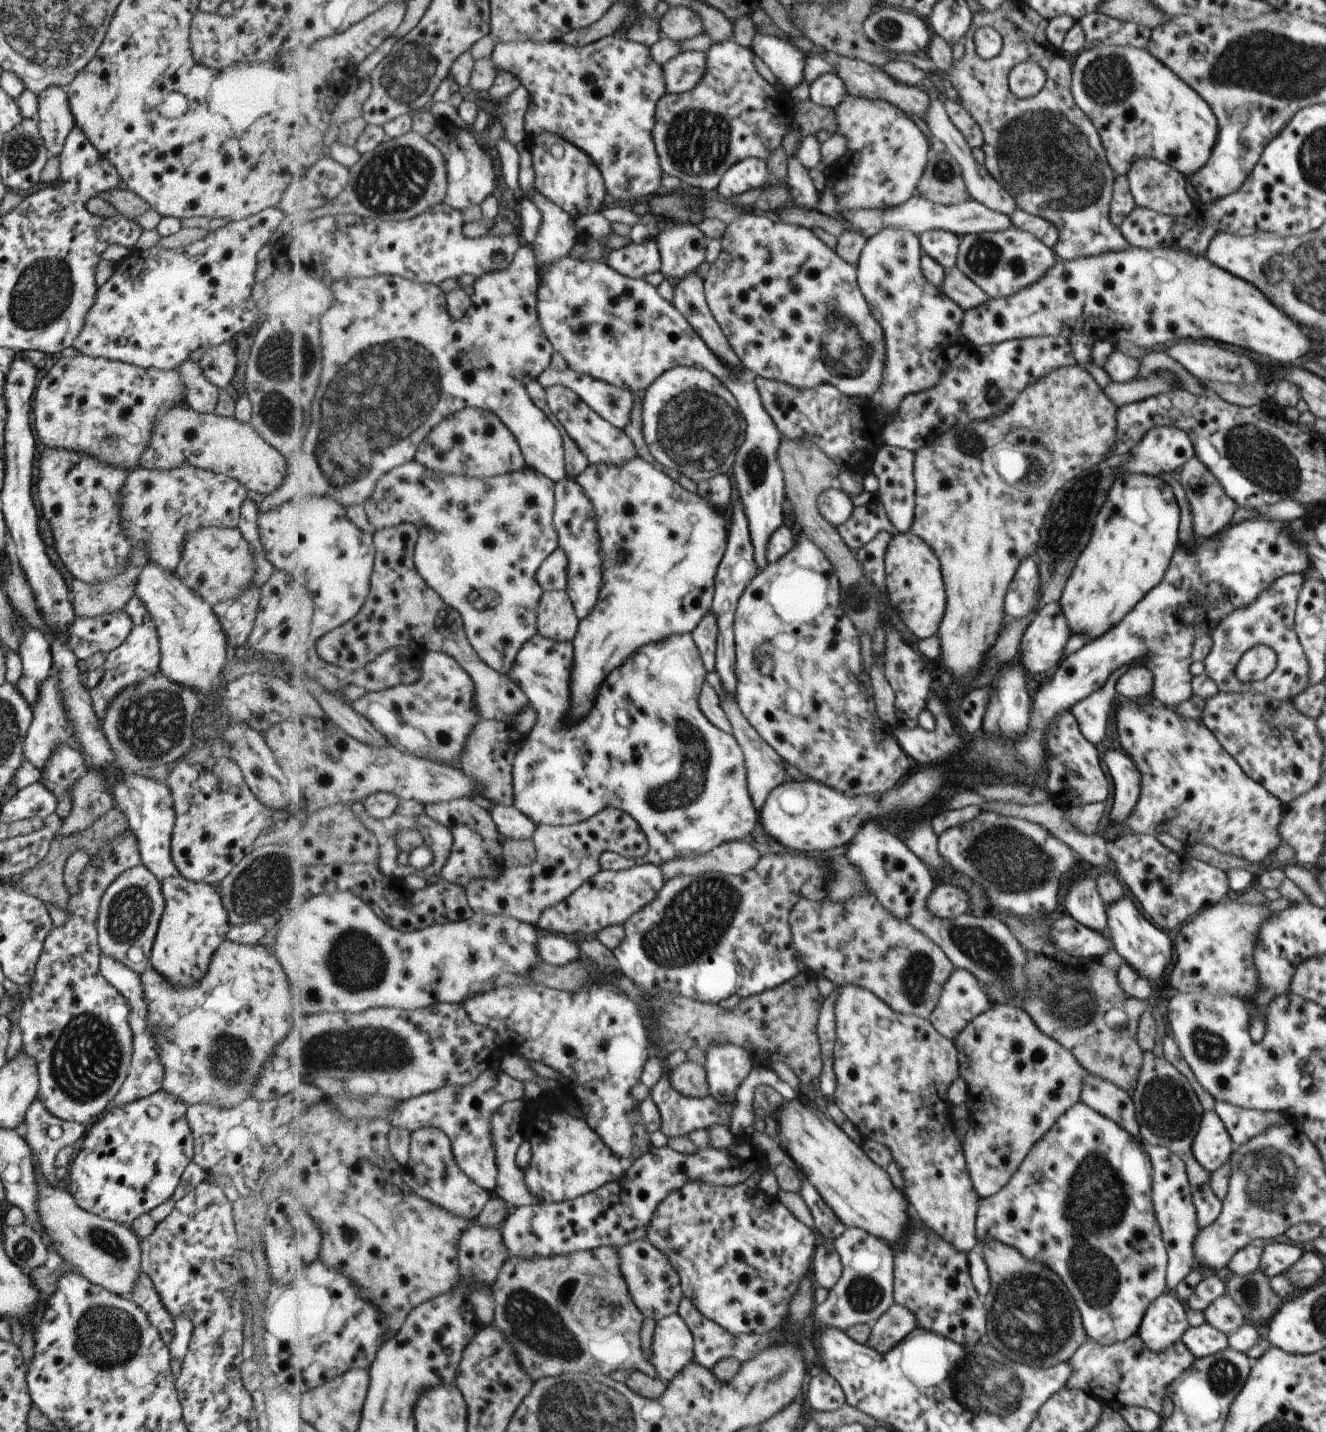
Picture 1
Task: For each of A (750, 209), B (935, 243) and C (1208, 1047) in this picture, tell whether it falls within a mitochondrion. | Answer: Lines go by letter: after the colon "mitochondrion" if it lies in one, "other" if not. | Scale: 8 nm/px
A: other
B: other
C: mitochondrion

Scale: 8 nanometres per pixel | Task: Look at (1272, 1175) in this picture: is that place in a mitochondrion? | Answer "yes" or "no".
yes

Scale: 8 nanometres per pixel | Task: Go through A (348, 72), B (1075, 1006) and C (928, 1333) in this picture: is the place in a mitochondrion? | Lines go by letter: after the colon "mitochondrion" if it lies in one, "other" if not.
A: other
B: mitochondrion
C: other

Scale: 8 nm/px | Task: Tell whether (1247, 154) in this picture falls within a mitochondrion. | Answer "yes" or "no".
no

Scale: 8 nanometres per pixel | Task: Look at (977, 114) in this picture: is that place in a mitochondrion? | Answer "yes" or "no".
no

